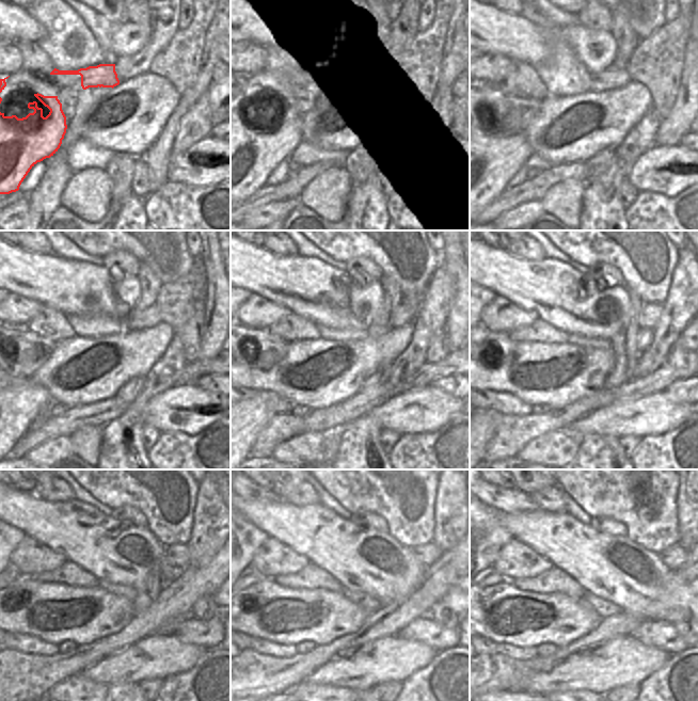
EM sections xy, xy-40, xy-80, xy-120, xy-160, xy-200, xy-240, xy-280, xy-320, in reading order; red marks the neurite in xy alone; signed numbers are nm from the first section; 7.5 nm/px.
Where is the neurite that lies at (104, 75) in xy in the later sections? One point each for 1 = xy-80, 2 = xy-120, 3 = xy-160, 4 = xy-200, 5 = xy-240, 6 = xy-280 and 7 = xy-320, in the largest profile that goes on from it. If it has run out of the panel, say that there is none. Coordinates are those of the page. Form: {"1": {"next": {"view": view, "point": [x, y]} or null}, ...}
{"1": {"next": {"view": "xy-80", "point": [614, 78]}}, "2": {"next": {"view": "xy-120", "point": [137, 320]}}, "3": {"next": {"view": "xy-160", "point": [406, 308]}}, "4": {"next": {"view": "xy-200", "point": [646, 315]}}, "5": {"next": {"view": "xy-240", "point": [176, 556]}}, "6": {"next": {"view": "xy-280", "point": [427, 554]}}, "7": {"next": {"view": "xy-320", "point": [673, 557]}}}

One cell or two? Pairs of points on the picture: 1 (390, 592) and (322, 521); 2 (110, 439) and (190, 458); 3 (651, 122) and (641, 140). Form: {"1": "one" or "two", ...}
{"1": "one", "2": "two", "3": "one"}

